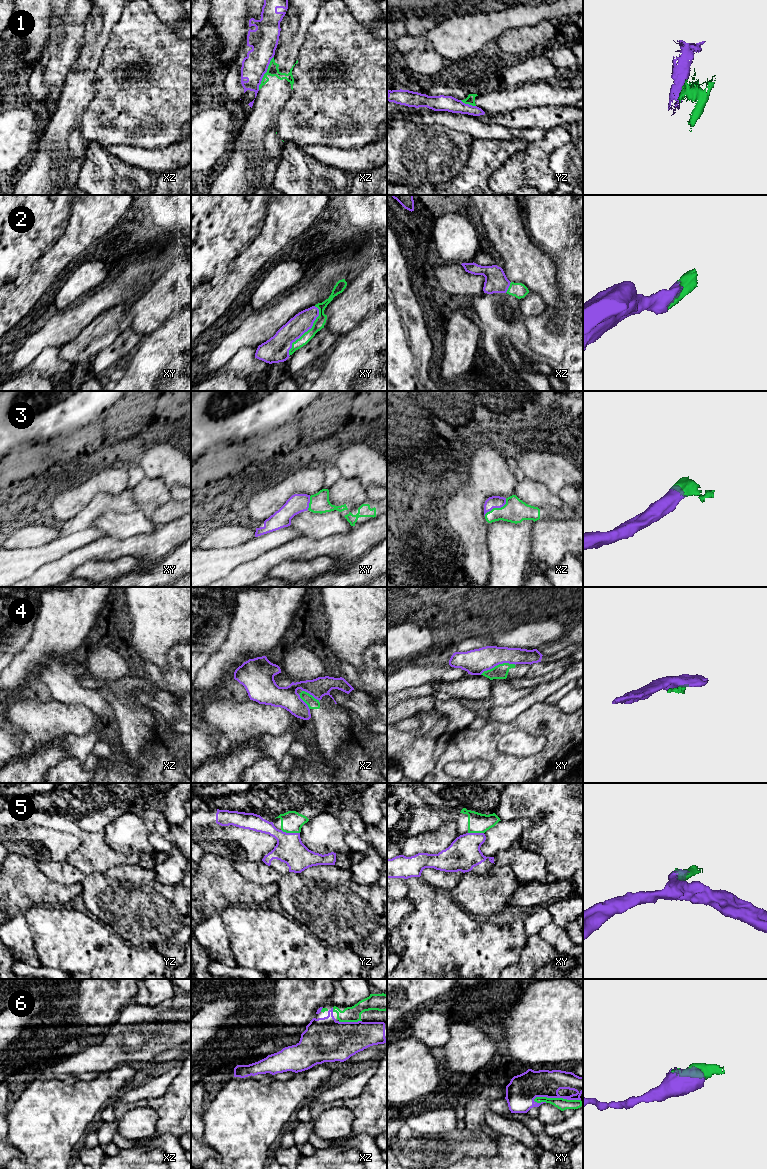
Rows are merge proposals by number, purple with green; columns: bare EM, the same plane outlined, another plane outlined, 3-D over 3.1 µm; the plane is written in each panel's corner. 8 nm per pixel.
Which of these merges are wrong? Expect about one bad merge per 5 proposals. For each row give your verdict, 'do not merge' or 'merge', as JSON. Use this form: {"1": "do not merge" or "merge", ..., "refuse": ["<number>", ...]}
{"1": "do not merge", "2": "merge", "3": "merge", "4": "do not merge", "5": "do not merge", "6": "merge", "refuse": ["1", "4", "5"]}

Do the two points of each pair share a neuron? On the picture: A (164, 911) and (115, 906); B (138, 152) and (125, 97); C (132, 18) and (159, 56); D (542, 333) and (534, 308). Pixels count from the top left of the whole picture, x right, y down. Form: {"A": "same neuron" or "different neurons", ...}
{"A": "same neuron", "B": "different neurons", "C": "same neuron", "D": "different neurons"}

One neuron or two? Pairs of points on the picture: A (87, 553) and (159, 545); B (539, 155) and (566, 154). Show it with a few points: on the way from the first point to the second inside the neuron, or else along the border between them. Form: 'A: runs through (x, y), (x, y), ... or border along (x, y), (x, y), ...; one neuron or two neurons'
A: runs through (105, 548), (141, 546); one neuron
B: border along (569, 140), (559, 146), (548, 160); two neurons

